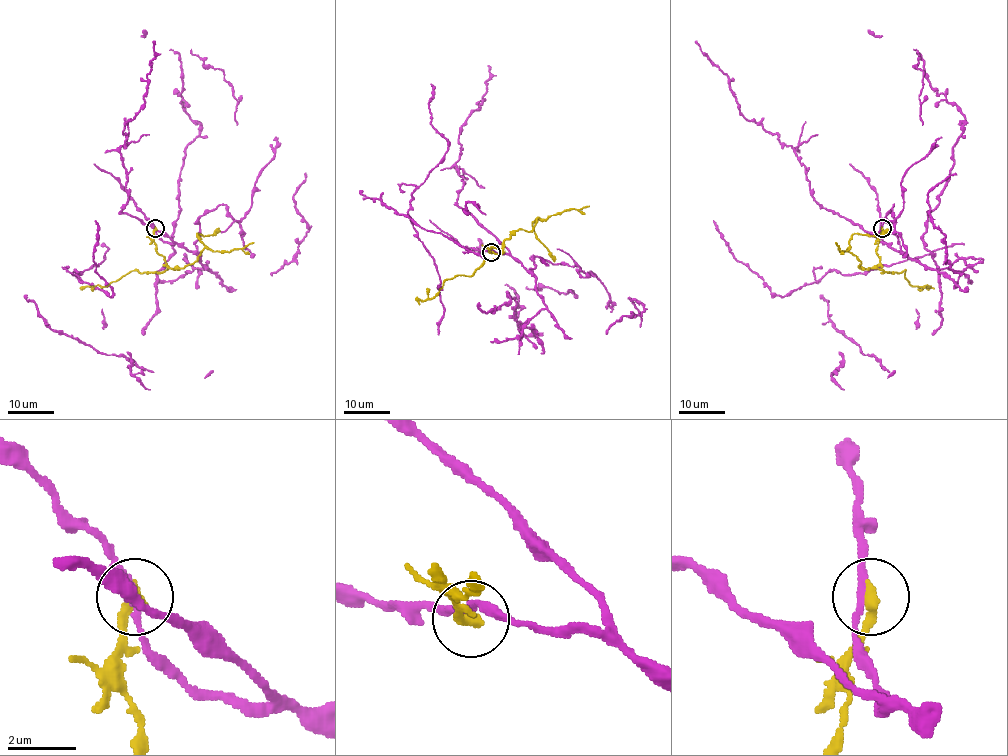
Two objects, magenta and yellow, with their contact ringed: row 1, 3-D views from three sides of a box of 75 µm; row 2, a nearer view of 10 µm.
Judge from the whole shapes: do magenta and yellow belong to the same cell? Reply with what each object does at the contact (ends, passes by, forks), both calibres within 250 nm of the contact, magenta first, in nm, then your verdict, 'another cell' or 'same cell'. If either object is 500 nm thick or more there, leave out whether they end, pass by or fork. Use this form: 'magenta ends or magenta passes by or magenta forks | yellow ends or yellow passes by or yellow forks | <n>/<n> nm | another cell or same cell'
magenta passes by | yellow ends | 190/400 nm | another cell

